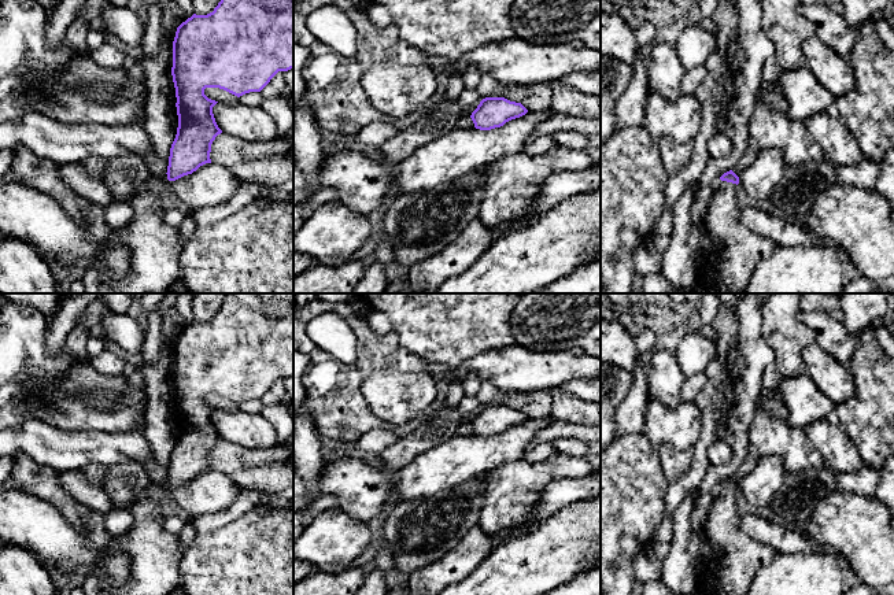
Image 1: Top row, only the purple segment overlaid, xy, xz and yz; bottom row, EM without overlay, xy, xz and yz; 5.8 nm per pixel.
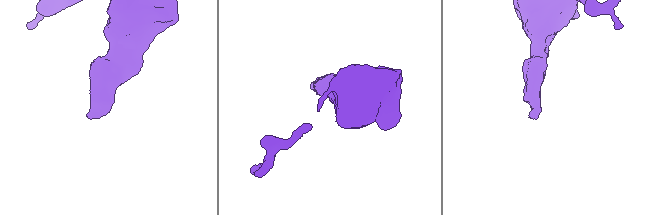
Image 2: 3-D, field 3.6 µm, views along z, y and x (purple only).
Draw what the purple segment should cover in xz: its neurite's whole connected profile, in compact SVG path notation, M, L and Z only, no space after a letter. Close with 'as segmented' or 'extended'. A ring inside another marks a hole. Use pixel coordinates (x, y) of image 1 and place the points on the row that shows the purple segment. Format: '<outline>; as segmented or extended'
M485 97L472 112L470 118L476 129L491 130L527 112L528 110L521 103L510 101L505 97Z; as segmented

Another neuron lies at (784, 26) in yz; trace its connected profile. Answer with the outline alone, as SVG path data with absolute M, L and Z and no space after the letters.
M761 0L762 30L775 48L780 70L805 66L804 42L816 36L813 23L798 12L802 0Z

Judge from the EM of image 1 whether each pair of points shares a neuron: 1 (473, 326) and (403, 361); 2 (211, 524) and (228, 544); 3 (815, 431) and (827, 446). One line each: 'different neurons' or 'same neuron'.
1: different neurons
2: different neurons
3: same neuron

